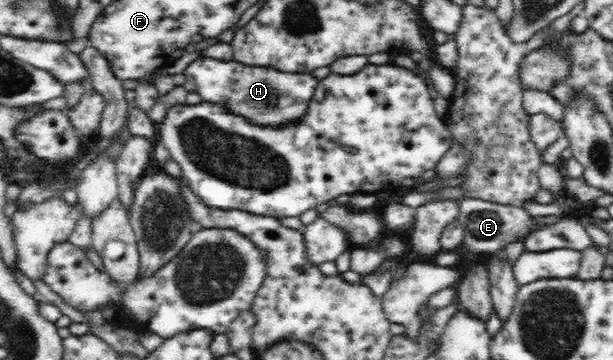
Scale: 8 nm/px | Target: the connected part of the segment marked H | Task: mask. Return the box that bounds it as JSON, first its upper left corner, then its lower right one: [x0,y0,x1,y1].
[183,57,316,125]

